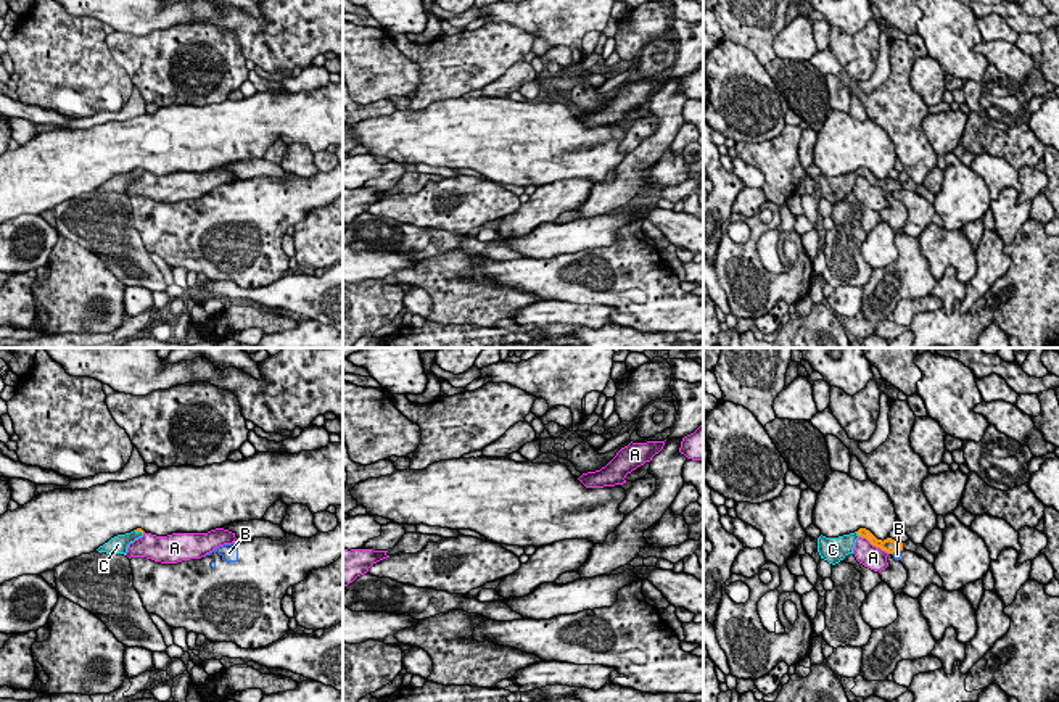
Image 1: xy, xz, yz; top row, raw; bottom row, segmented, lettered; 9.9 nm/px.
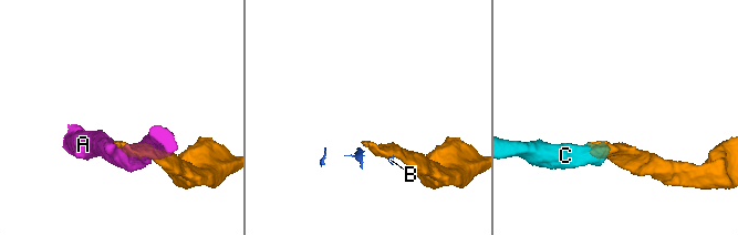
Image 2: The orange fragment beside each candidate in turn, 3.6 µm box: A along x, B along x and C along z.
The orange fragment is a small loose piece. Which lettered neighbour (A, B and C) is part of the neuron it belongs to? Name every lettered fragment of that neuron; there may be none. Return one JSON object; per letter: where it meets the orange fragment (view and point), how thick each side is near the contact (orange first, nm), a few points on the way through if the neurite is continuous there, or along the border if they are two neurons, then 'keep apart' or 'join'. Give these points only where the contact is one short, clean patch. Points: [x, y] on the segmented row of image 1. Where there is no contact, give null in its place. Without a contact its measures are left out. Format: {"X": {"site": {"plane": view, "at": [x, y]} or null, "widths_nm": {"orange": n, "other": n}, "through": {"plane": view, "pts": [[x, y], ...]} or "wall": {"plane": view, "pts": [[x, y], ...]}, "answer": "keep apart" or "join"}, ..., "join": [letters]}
{"A": {"site": {"plane": "yz", "at": [874, 545]}, "widths_nm": {"orange": 140, "other": 240}, "answer": "keep apart"}, "B": {"site": {"plane": "yz", "at": [895, 551]}, "widths_nm": {"orange": 140, "other": 70}, "wall": {"plane": "yz", "pts": [[900, 549], [892, 554]]}, "answer": "keep apart"}, "C": {"site": {"plane": "yz", "at": [858, 535]}, "widths_nm": {"orange": 100, "other": 220}, "through": {"plane": "yz", "pts": [[865, 533], [858, 535], [837, 548]]}, "answer": "join"}, "join": ["C"]}

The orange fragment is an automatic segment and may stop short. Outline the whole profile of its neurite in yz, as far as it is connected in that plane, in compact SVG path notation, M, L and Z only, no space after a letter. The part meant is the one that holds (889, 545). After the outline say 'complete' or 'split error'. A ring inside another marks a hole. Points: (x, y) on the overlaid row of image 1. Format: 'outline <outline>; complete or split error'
outline M859 528L855 533L843 535L839 538L818 538L818 552L821 559L827 560L829 564L835 565L843 560L848 554L853 554L853 547L858 538L866 538L872 546L880 547L882 551L893 554L896 551L903 551L903 543L895 541L892 538L877 539L869 530Z; split error

